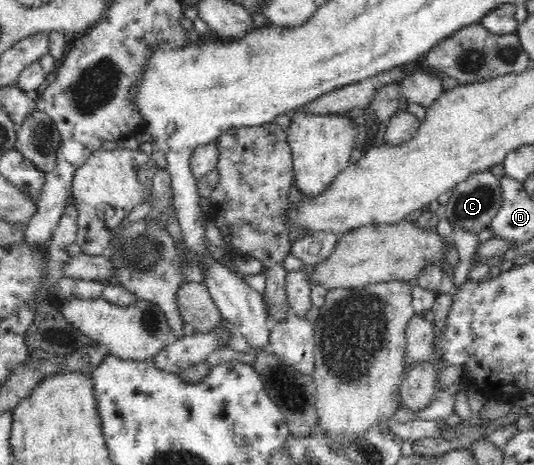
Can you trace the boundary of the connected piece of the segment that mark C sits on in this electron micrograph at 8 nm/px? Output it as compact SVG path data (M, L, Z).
M486 170L470 175L452 190L448 203L441 211L452 227L466 229L477 235L485 227L489 228L503 203L500 178Z

